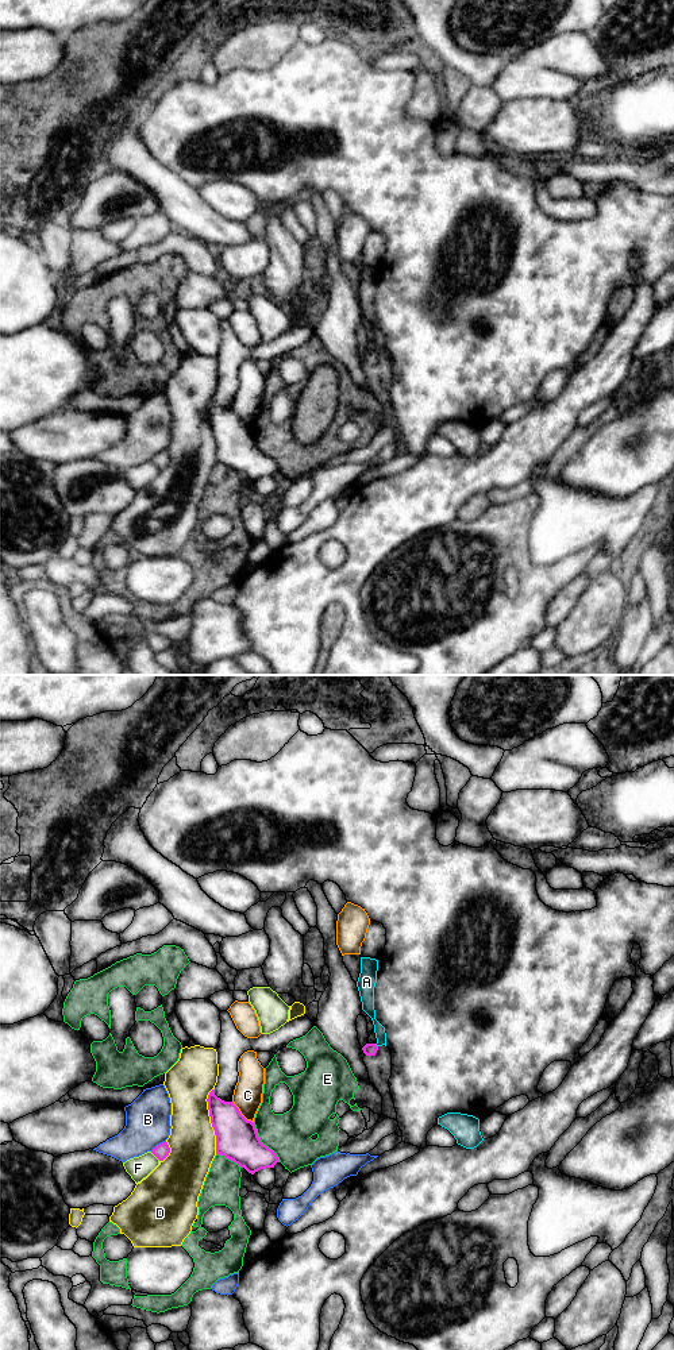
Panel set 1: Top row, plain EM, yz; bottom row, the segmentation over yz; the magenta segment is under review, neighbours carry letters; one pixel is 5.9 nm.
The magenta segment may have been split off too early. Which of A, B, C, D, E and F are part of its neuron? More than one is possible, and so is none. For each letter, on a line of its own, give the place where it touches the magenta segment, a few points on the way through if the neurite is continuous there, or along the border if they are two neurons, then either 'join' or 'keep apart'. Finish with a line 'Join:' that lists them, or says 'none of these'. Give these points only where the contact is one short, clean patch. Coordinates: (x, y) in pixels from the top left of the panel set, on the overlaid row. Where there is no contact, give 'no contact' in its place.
A: yz (376, 1045) | keep apart
B: yz (157, 1145) | keep apart
C: yz (239, 1113) | keep apart
D: yz (211, 1121) | keep apart
E: yz (261, 1142) | keep apart
F: yz (156, 1156) | keep apart
Join: none of these

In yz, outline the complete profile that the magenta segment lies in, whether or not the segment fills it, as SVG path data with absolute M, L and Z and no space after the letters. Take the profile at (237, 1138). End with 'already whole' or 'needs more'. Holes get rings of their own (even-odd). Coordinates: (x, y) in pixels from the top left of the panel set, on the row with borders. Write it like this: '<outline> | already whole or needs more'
M215 1089L209 1092L207 1102L216 1135L216 1154L251 1174L280 1162L277 1154L261 1142L254 1122L247 1120L234 1102L222 1100Z | already whole

